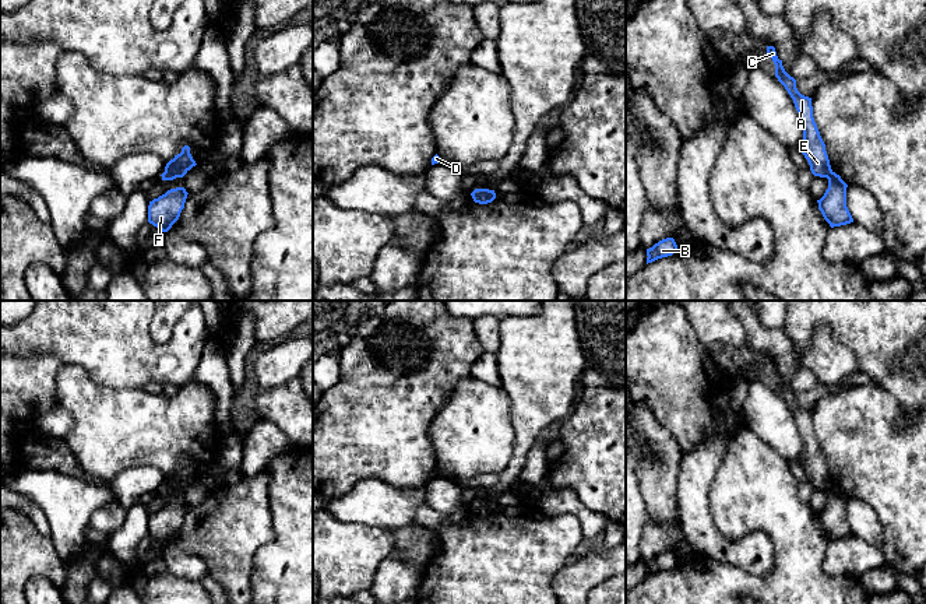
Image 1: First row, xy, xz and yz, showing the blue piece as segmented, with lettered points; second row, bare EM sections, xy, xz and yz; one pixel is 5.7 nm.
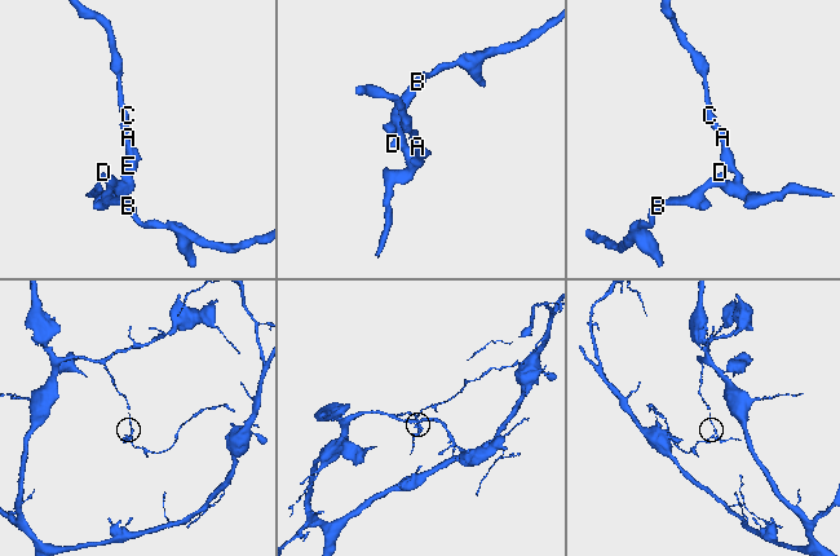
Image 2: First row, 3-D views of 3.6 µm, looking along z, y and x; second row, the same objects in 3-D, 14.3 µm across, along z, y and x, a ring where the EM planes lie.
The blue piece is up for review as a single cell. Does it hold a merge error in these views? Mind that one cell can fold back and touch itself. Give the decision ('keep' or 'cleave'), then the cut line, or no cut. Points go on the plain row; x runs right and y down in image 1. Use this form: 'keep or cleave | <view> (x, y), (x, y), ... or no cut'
cleave | yz (833, 485), (827, 491)

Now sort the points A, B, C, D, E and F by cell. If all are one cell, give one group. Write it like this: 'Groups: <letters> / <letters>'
Groups: A C E / B D F

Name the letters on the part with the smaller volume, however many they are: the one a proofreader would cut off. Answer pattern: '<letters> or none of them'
B, D, F

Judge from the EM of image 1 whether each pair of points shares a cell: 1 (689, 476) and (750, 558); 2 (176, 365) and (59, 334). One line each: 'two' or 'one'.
1: one
2: one

